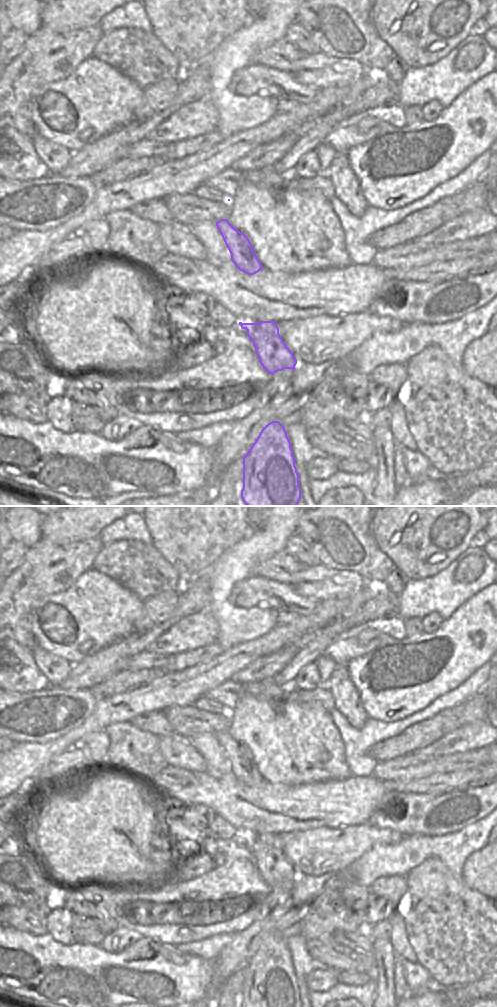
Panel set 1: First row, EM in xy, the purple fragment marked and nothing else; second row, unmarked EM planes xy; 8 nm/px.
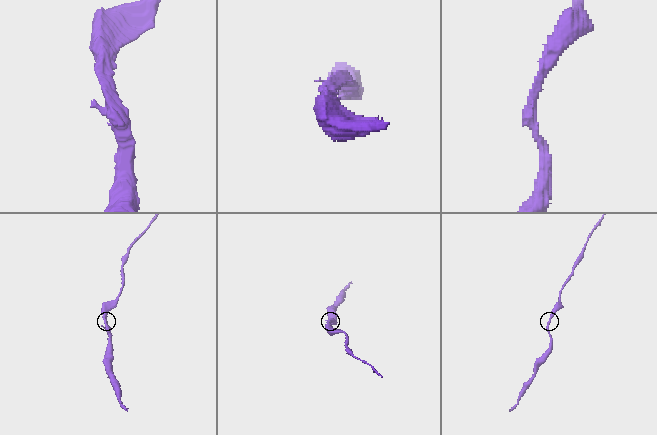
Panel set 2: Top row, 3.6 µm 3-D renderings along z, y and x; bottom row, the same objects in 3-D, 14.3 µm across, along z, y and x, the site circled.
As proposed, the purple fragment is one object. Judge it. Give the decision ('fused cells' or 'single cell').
single cell

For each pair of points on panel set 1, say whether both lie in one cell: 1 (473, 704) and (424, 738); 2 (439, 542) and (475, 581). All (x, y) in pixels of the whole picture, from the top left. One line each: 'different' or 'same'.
1: same
2: different

